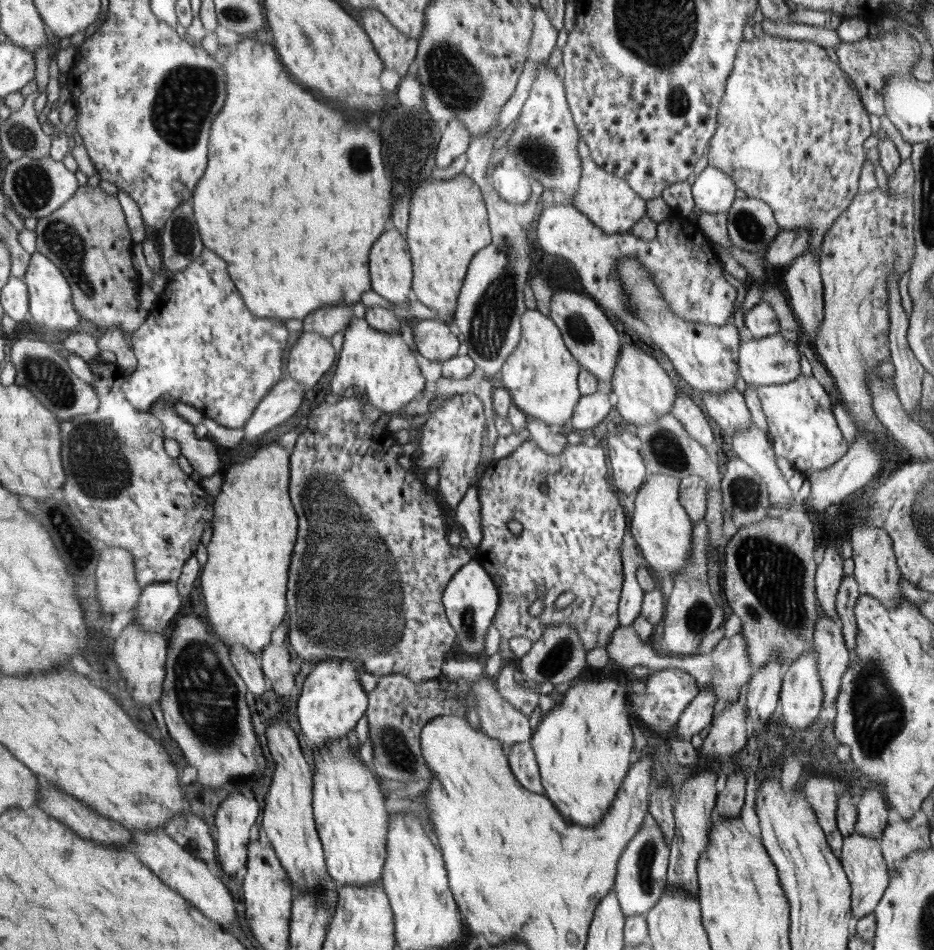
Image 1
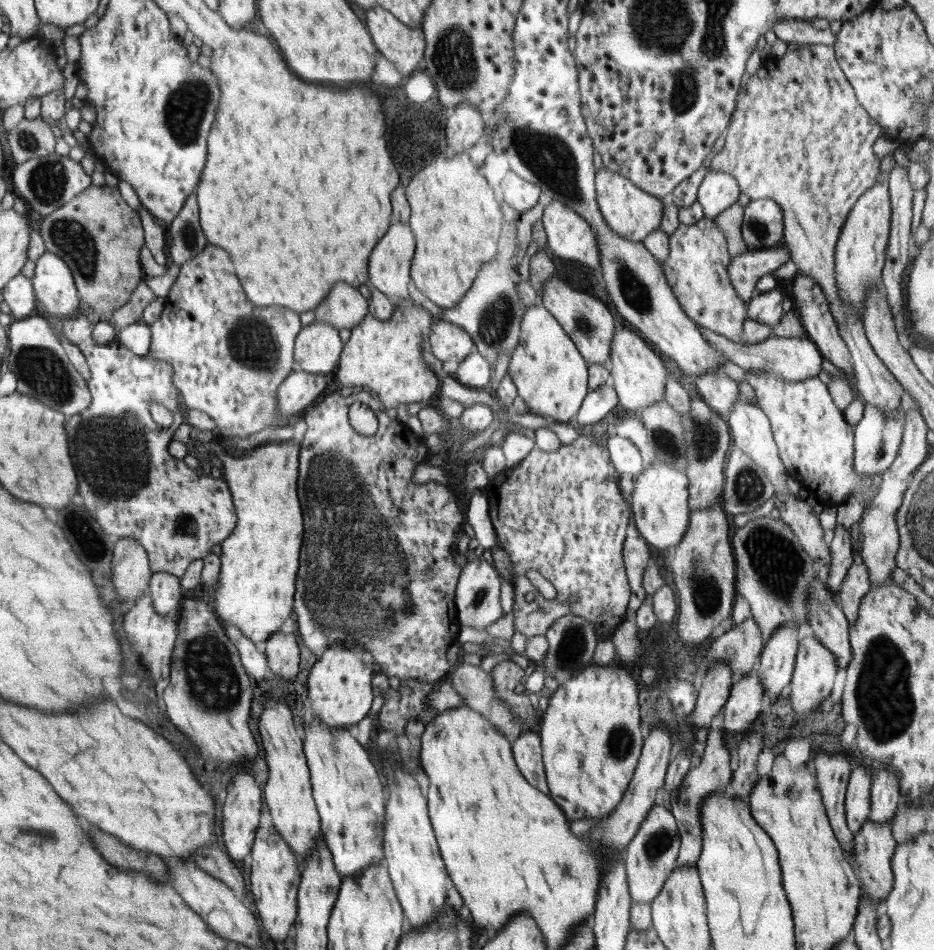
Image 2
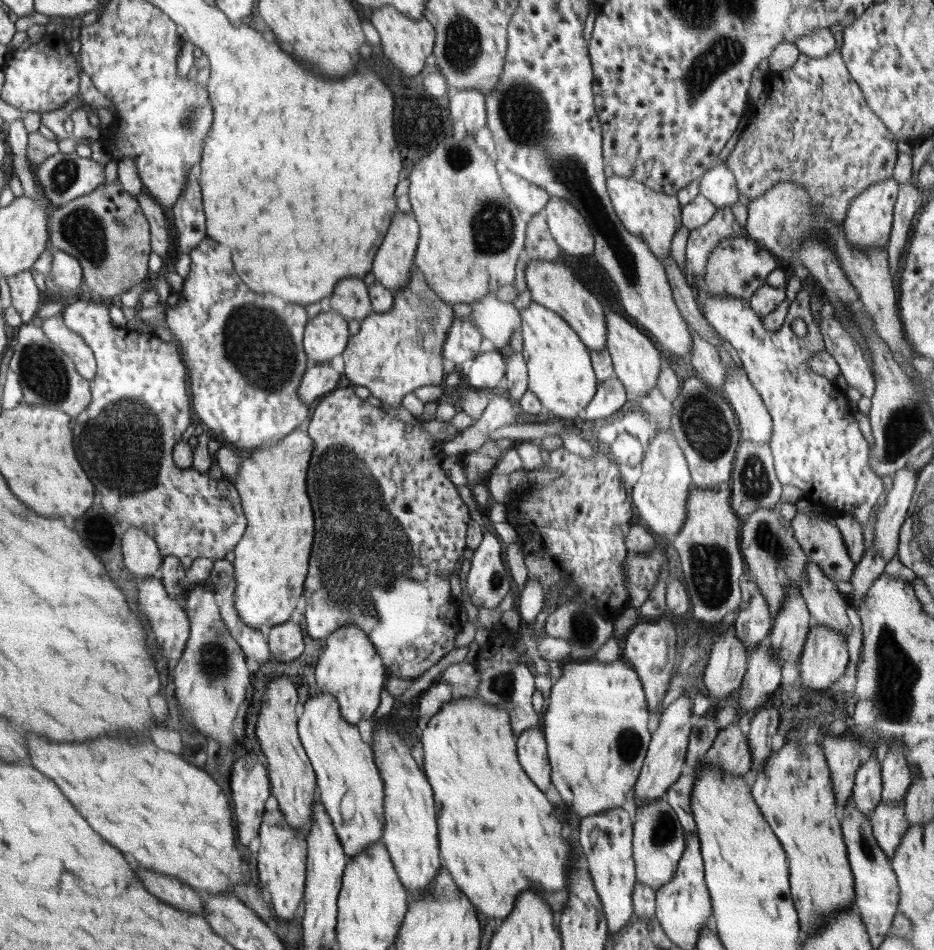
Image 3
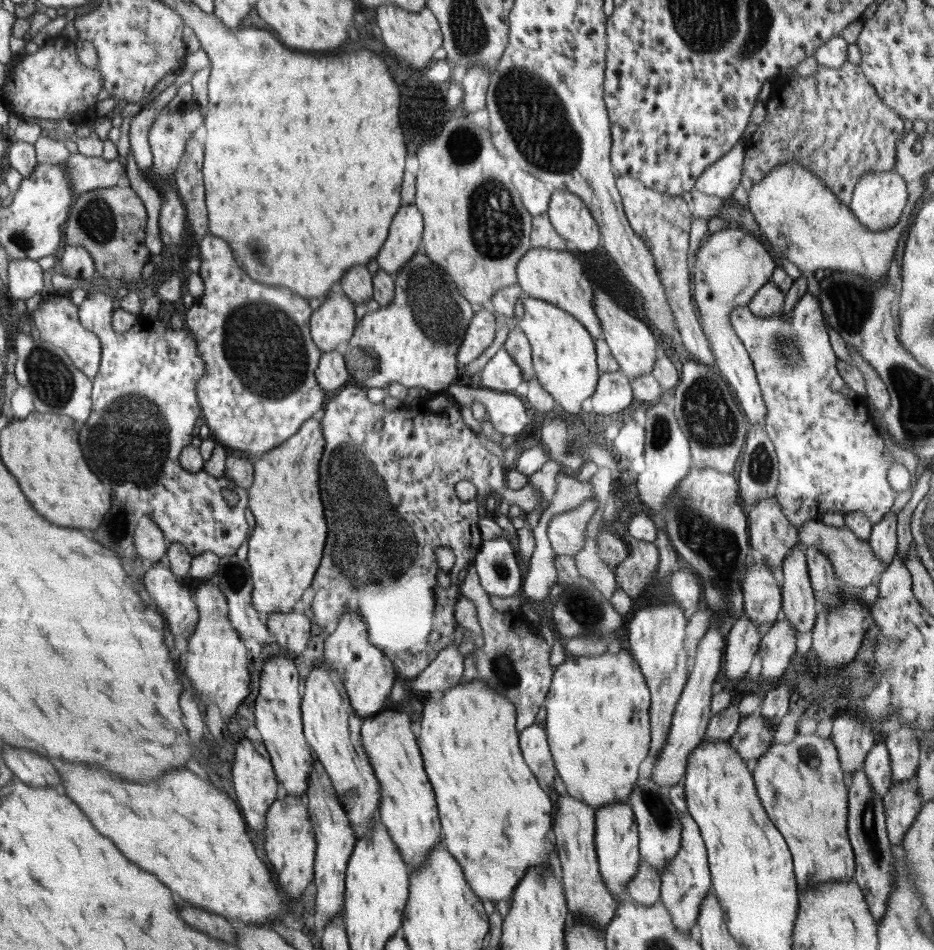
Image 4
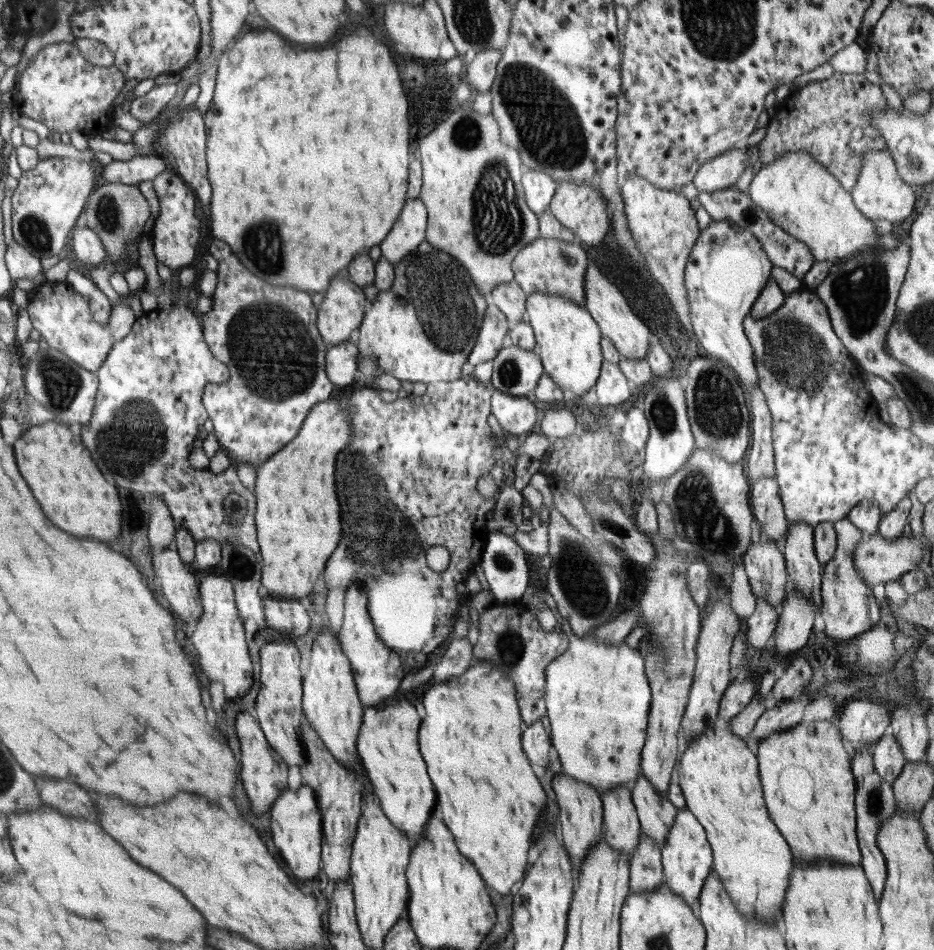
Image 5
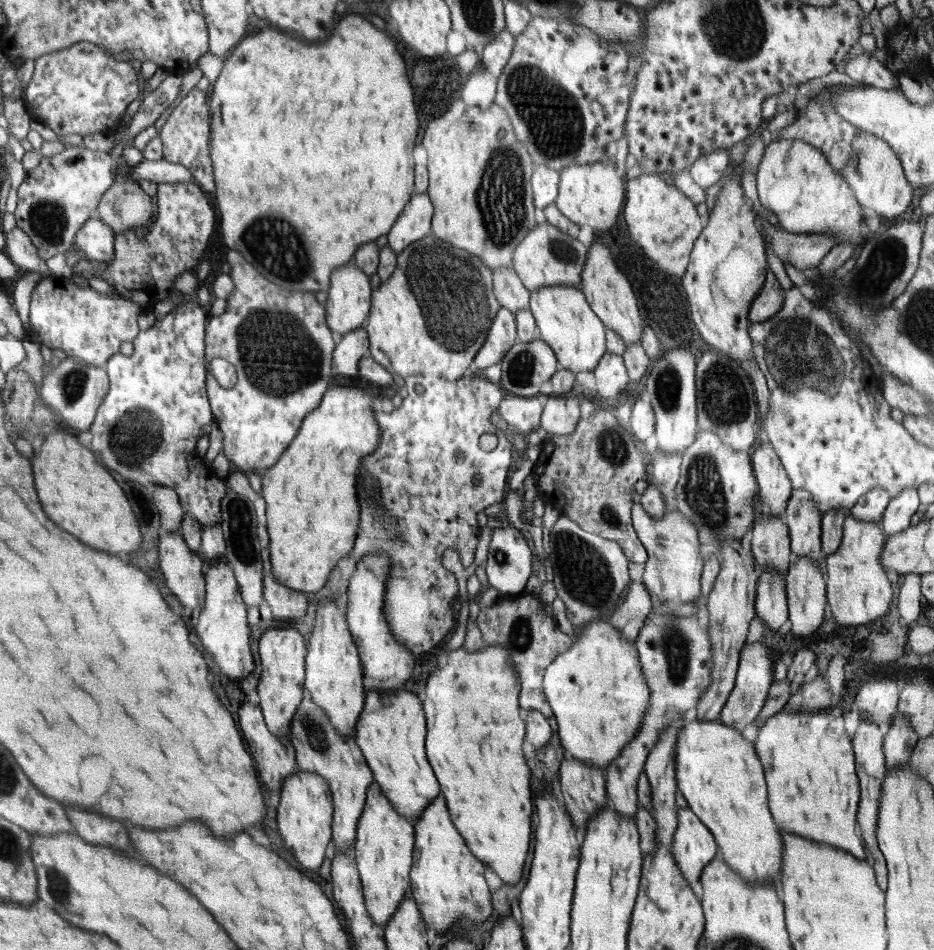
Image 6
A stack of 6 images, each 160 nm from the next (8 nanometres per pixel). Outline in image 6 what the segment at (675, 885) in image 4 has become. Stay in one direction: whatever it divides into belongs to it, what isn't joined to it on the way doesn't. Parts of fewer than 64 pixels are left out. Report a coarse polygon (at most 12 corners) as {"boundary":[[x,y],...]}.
{"boundary":[[679,808],[671,848],[688,884],[718,854],[710,829]]}

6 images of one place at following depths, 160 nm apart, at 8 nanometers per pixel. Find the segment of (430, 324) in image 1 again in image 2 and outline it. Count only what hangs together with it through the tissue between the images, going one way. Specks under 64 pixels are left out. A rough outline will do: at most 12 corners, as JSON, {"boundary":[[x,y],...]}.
{"boundary":[[447,321],[434,322],[427,343],[438,360],[462,362],[473,338]]}

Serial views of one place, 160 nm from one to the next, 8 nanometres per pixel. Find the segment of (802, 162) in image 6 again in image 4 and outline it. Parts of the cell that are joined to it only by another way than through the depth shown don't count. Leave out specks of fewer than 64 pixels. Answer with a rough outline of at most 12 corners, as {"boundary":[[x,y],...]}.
{"boundary":[[774,168],[748,208],[772,253],[883,281],[900,230],[871,231],[819,176]]}

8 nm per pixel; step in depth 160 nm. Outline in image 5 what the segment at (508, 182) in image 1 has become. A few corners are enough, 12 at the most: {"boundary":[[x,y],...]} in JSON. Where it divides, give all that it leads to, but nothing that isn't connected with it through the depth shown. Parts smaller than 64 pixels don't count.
{"boundary":[[528,170],[522,176],[526,204],[542,214],[557,182],[546,172]]}

